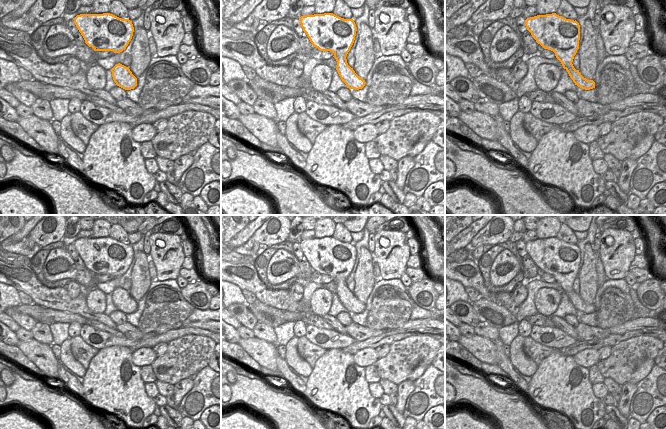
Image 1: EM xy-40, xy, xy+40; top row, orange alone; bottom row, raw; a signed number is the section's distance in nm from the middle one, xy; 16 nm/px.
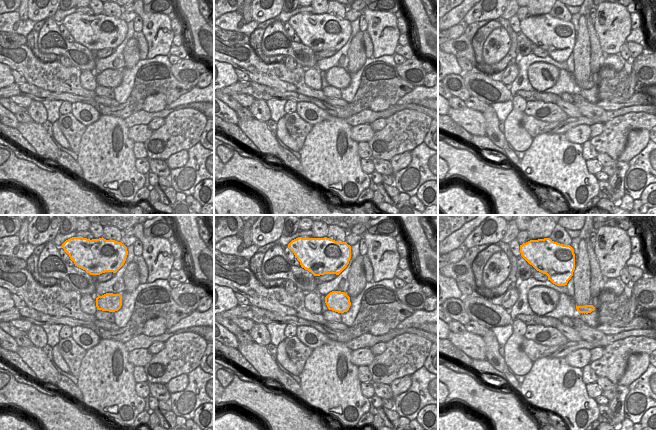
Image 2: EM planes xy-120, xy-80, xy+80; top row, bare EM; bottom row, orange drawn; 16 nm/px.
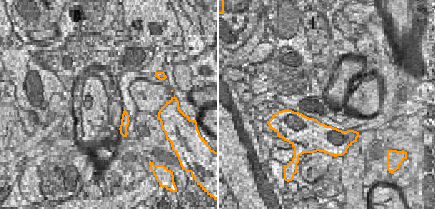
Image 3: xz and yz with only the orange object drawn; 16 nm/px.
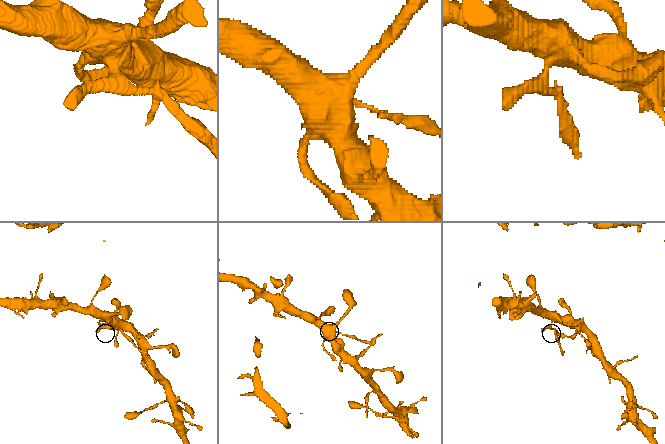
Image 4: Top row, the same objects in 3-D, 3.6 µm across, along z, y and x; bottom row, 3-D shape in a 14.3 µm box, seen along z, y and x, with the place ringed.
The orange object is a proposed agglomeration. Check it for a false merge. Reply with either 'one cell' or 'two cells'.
two cells

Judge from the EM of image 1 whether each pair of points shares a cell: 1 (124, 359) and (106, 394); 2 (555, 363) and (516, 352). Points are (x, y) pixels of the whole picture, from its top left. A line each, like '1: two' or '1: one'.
1: one
2: two

